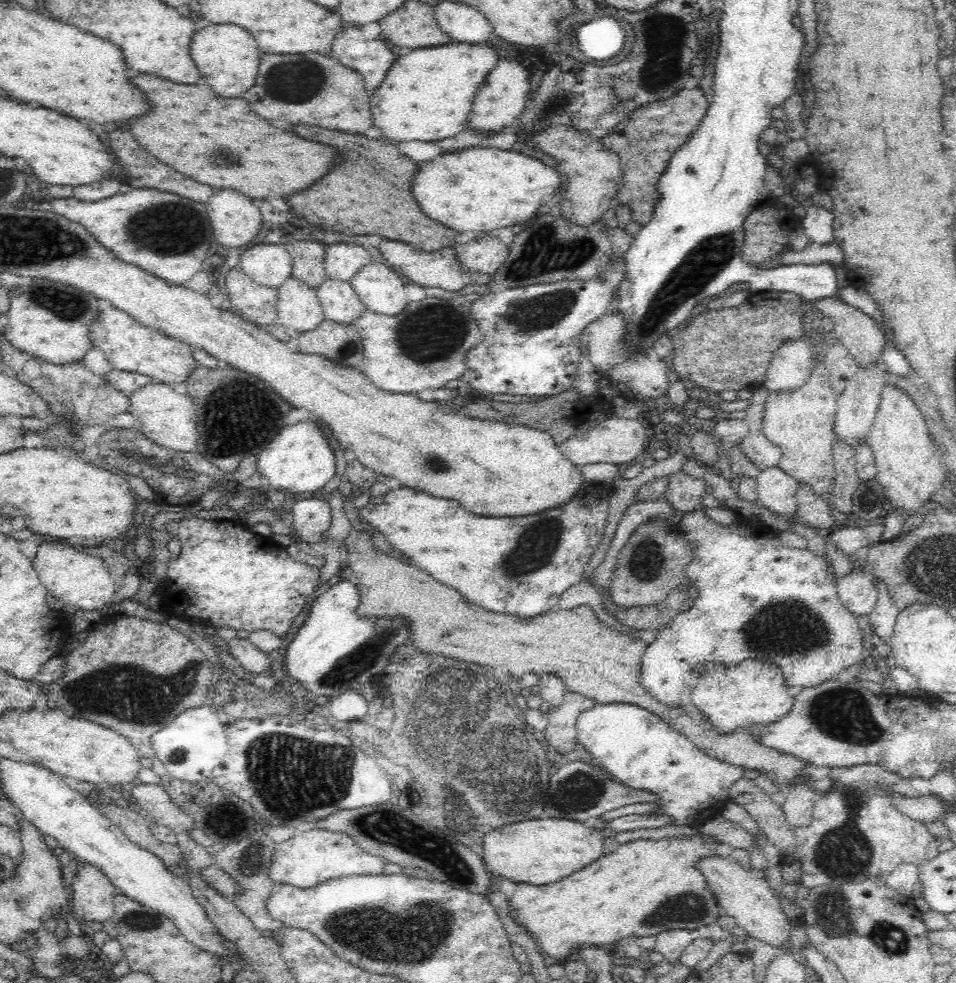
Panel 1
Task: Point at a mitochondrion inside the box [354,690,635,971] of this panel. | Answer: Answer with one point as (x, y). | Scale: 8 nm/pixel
(582, 791)

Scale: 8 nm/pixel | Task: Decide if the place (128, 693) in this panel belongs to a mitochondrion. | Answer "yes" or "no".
yes

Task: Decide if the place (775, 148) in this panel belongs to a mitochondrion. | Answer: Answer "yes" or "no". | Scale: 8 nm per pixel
no

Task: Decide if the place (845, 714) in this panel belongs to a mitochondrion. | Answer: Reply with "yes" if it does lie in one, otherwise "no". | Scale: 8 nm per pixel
yes

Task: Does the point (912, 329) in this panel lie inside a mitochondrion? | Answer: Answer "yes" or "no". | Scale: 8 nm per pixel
no

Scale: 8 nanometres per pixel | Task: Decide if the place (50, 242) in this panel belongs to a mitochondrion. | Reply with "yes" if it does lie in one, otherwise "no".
yes

